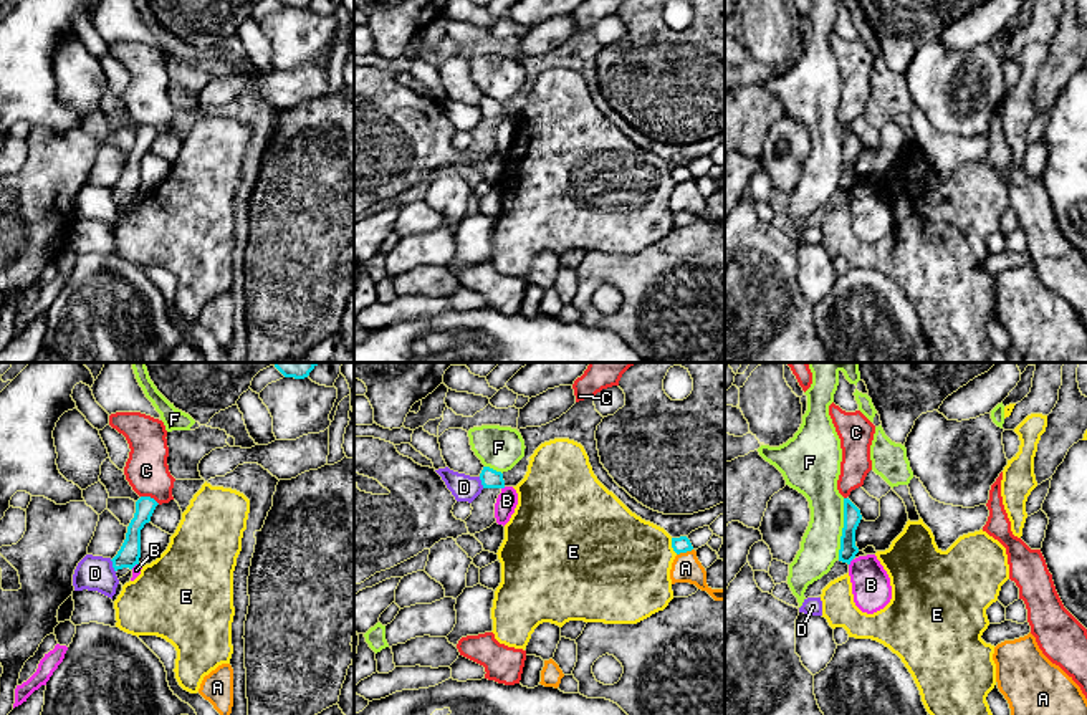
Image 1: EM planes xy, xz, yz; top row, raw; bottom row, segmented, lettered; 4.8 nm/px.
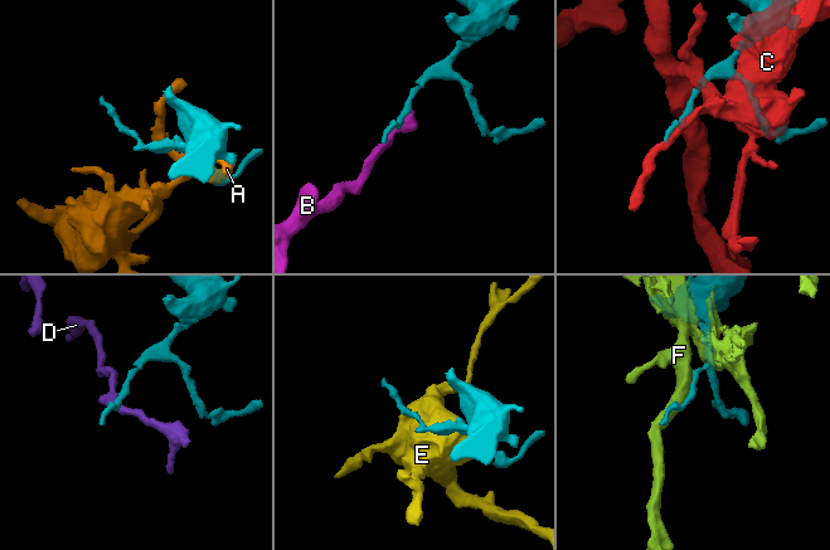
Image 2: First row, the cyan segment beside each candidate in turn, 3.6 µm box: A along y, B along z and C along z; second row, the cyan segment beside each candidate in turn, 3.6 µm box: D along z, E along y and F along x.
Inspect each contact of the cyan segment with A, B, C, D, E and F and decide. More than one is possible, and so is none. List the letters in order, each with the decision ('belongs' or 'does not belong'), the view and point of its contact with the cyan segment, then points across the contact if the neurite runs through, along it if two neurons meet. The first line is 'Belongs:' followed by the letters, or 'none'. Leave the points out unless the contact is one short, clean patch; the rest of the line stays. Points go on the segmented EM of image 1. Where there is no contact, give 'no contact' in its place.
Belongs: none
A: does not belong; meets cyan in xz at (684, 551)
B: does not belong; meets cyan in yz at (851, 560); border along yz (852, 558), (849, 565)
C: does not belong; meets cyan in xy at (149, 497); border along xy (141, 495), (149, 495), (159, 503)
D: does not belong; meets cyan in xy at (113, 566); border along xy (110, 560), (114, 571)
E: does not belong; meets cyan in xz at (672, 547)
F: does not belong; meets cyan in yz at (842, 528)

